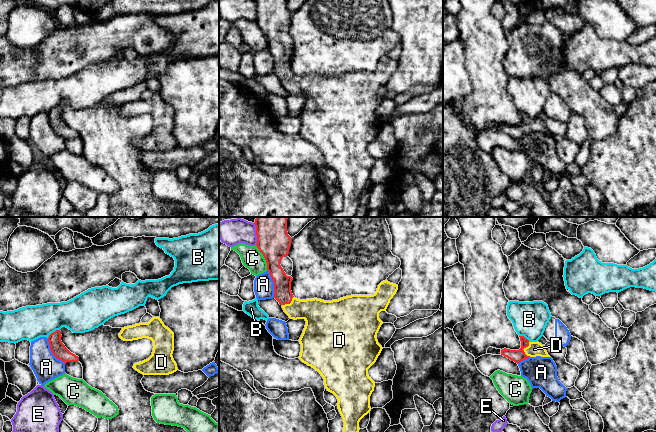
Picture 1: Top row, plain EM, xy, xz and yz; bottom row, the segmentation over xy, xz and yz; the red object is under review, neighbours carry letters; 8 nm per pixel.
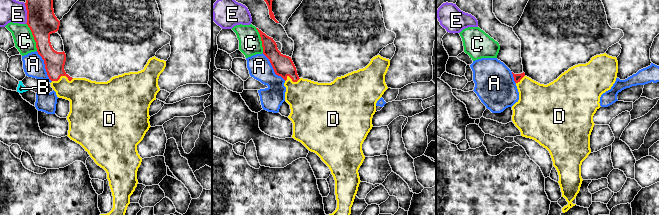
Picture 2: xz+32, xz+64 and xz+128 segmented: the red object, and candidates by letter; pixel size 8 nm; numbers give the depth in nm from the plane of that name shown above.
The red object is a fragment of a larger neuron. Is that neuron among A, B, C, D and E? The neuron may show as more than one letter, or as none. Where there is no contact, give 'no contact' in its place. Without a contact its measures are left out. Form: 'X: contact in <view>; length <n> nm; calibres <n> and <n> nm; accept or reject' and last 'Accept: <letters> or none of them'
A: contact in xy; length 260 nm; calibres 120 and 220 nm; reject
B: contact in xy; length 120 nm; calibres 120 and 280 nm; reject
C: contact in xz; length 220 nm; calibres 260 and 170 nm; reject
D: contact in yz; length 120 nm; calibres 100 and 120 nm; accept
E: contact in xz; length 180 nm; calibres 260 and 180 nm; reject
Accept: D

